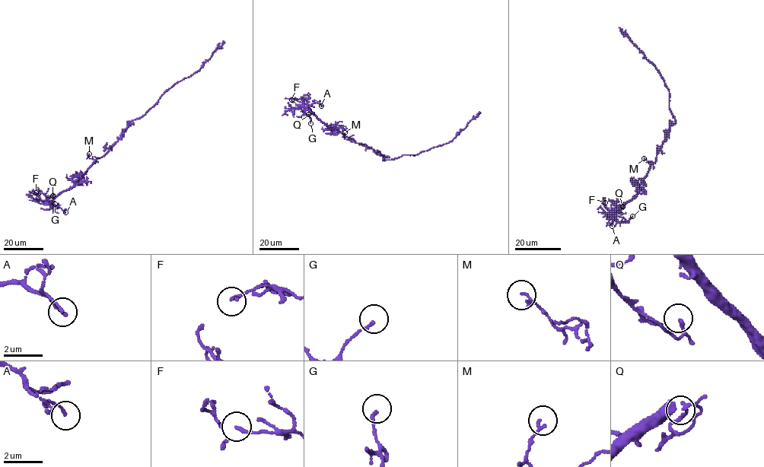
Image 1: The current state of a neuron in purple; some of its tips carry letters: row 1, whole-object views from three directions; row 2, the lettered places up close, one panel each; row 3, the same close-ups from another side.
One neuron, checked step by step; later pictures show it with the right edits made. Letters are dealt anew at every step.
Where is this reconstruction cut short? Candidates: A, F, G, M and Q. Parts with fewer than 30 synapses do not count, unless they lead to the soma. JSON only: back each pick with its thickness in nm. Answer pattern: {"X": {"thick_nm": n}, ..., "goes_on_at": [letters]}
{"goes_on_at": []}

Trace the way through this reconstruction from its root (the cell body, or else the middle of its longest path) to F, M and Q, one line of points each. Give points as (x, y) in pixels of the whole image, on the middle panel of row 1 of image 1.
F: (382, 155), (326, 125), (301, 100), (291, 100)
M: (382, 155), (364, 144), (345, 139), (343, 137), (345, 132)
Q: (382, 155), (326, 125), (304, 104), (301, 110), (308, 116), (308, 114)

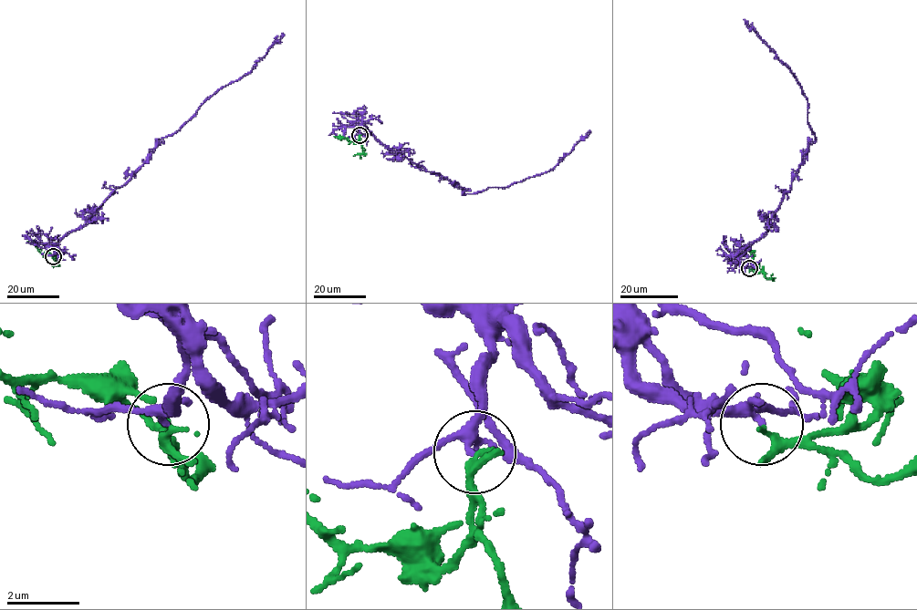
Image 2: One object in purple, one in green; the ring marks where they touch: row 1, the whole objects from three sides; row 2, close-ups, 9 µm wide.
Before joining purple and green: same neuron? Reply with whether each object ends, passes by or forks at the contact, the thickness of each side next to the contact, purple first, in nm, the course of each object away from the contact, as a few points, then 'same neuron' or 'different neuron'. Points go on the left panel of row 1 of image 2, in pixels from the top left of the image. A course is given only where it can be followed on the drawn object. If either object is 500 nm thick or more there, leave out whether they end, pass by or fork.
purple forks there; green passes by; 190 nm thick on the purple side, 170 nm on the other; purple runs (53, 256), (52, 248), (85, 222), (130, 179), (159, 139), (171, 136), (207, 98), (247, 74), (283, 33); green runs (53, 256), (43, 253), (27, 242); different neuron

